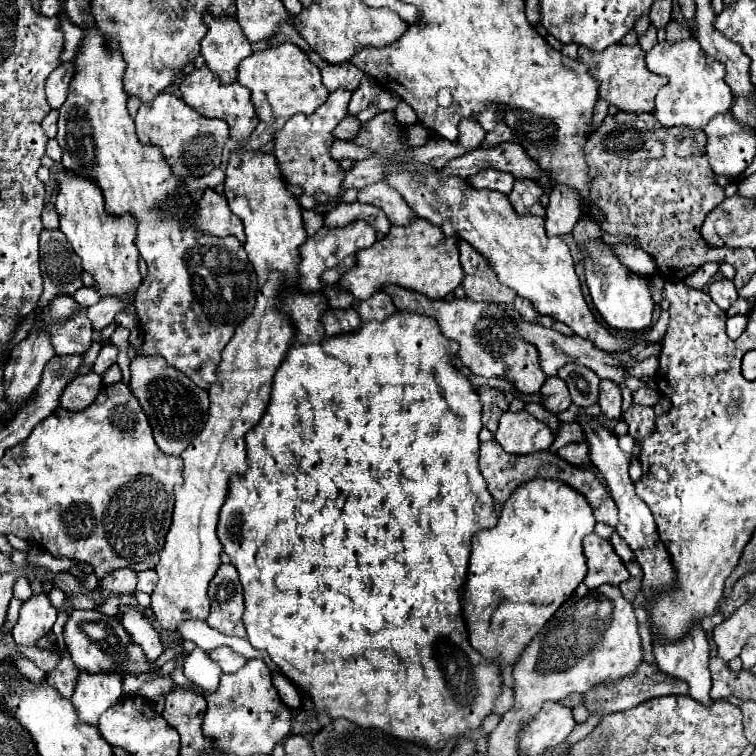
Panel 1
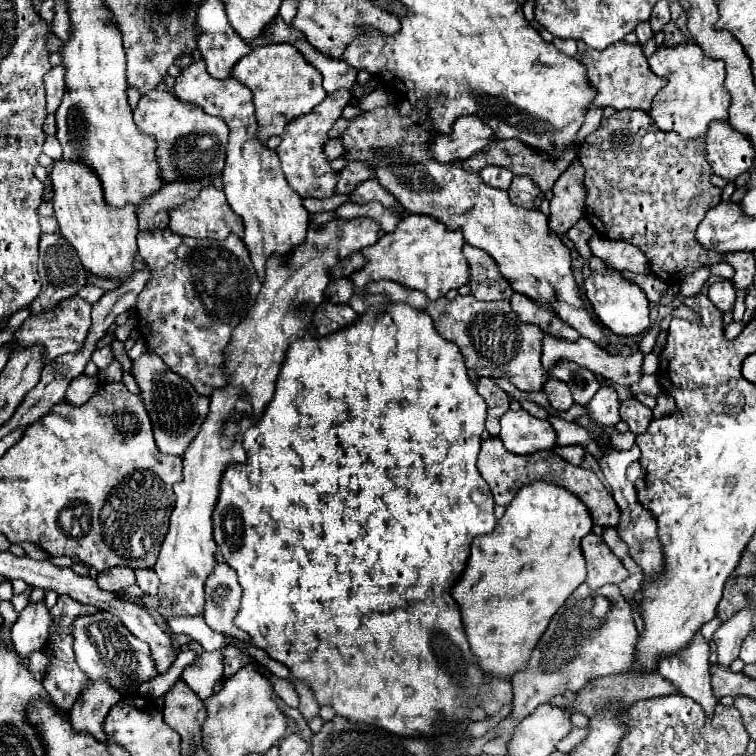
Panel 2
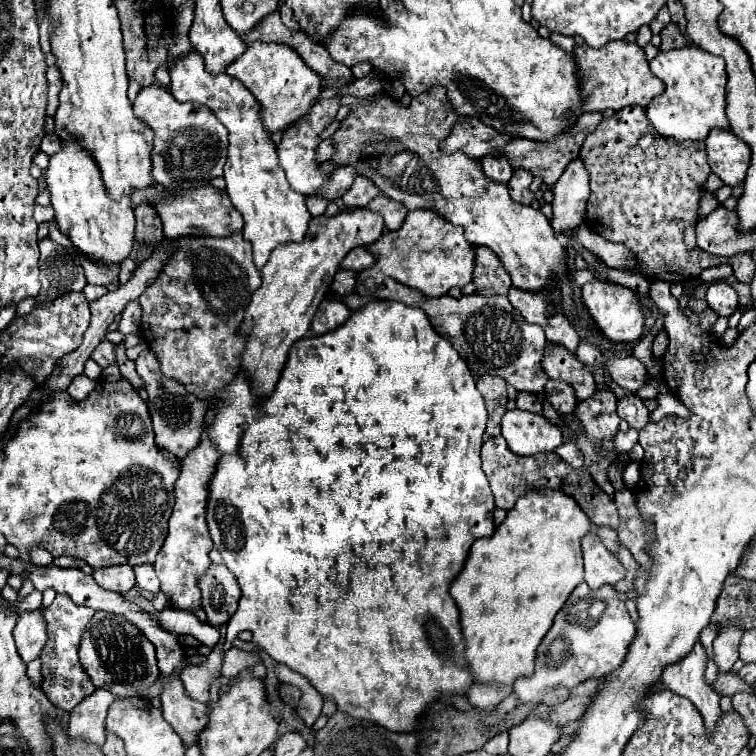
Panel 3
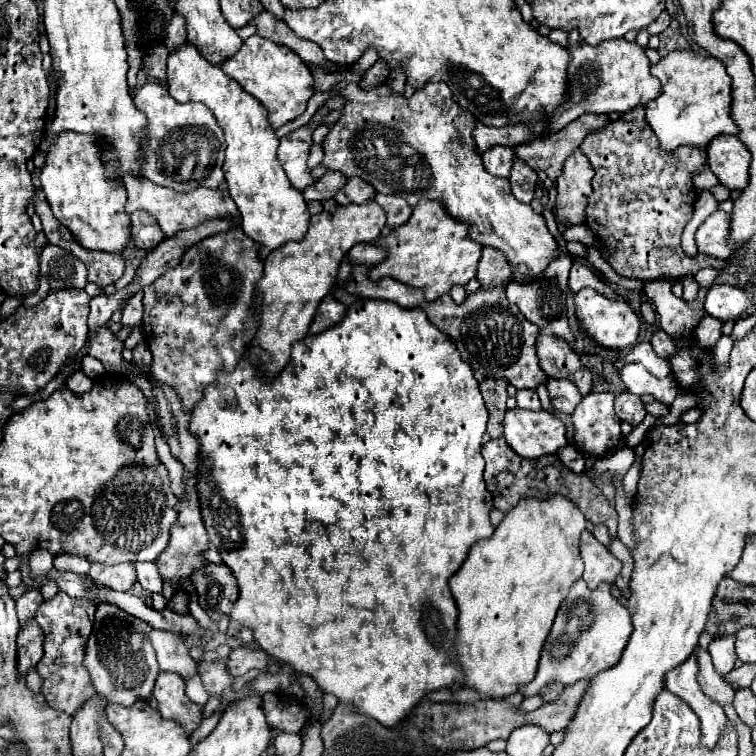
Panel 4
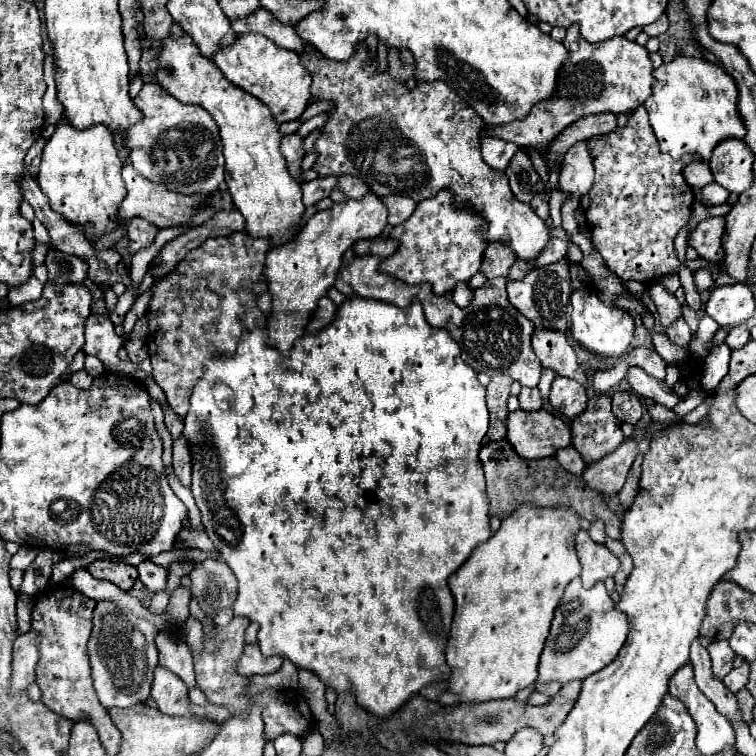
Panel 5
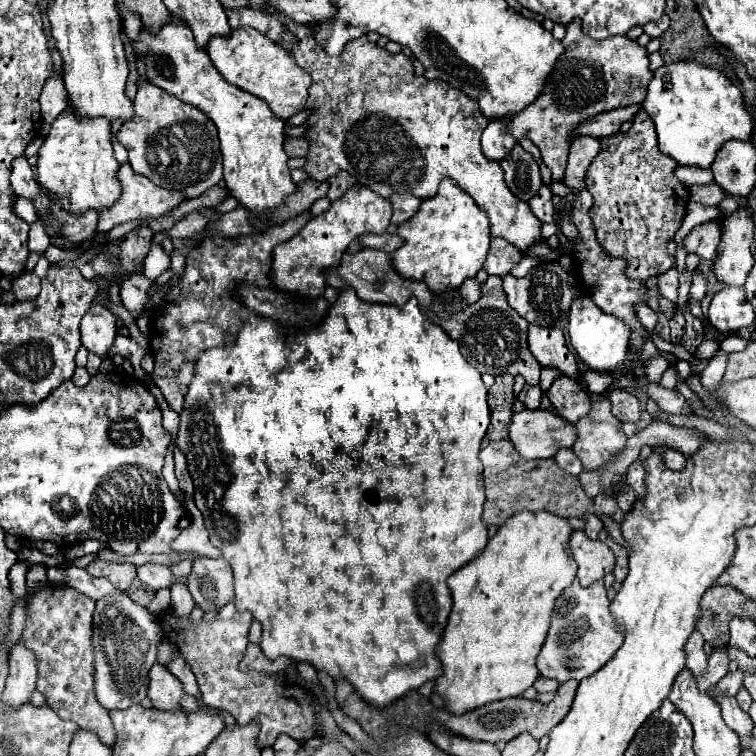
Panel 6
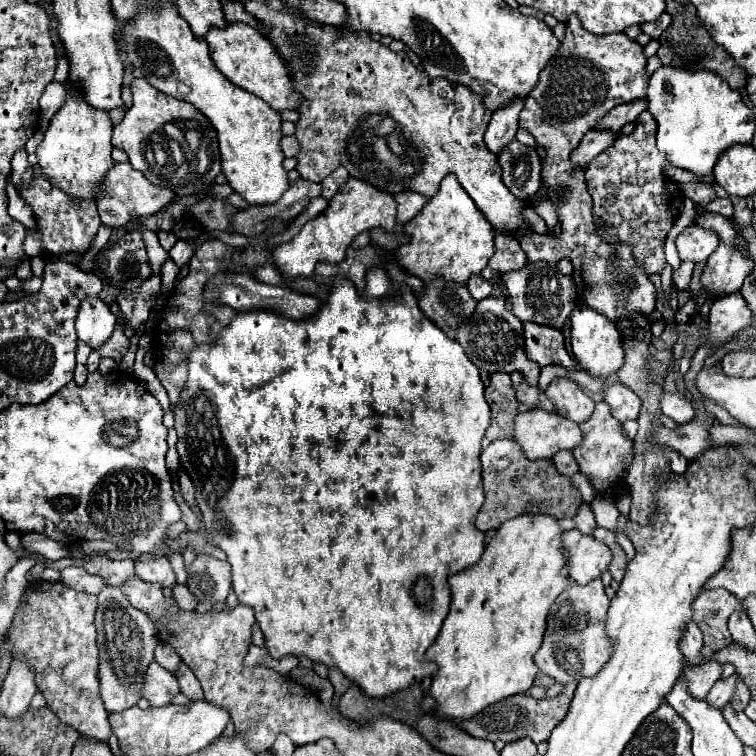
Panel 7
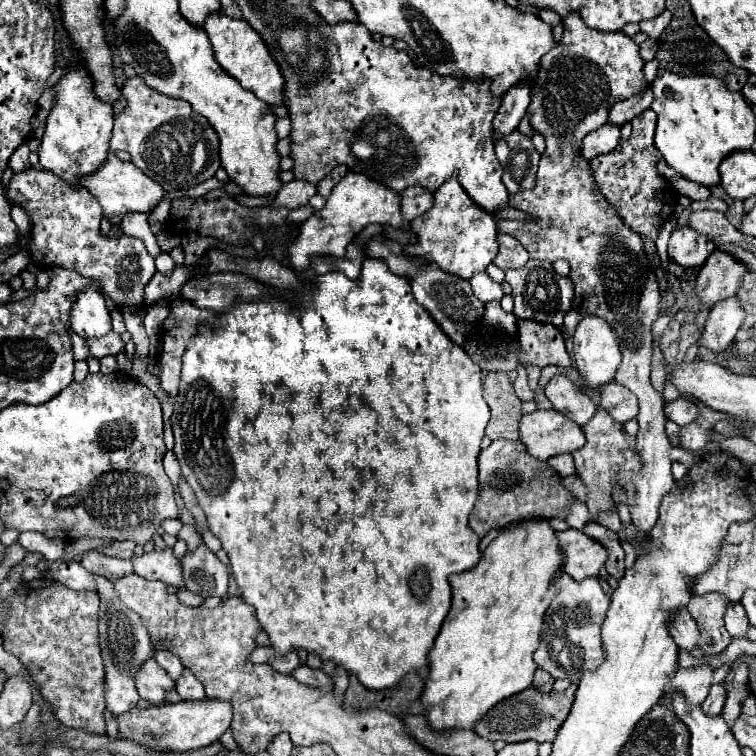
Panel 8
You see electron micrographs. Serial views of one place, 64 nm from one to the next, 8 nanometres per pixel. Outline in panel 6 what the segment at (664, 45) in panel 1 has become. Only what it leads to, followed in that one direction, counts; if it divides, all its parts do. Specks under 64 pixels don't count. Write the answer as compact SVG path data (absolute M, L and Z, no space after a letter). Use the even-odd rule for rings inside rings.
M676 62L676 64L660 66L654 72L654 78L648 84L648 96L646 96L642 106L656 124L660 152L674 158L680 166L710 168L714 158L716 158L716 152L728 140L744 140L744 142L748 142L752 138L754 120L752 120L752 114L744 106L742 90L738 86L734 86L722 72L716 72L714 68L704 68L702 64Z

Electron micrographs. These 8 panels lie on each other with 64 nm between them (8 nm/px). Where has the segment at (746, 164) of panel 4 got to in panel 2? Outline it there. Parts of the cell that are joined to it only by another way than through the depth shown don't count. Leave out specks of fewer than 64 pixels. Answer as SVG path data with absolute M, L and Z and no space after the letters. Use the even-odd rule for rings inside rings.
M712 124L706 136L706 156L712 172L726 182L734 182L738 176L750 170L754 160L752 142L730 128L730 124Z

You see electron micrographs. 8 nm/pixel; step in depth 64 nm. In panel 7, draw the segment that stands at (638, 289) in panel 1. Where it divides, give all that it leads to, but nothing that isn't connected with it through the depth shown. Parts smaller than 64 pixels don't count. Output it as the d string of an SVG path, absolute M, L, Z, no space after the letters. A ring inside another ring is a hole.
M584 304L576 306L572 310L572 352L582 370L586 370L592 378L608 378L614 372L620 370L620 364L624 360L622 352L622 340L616 330L616 326L606 318L600 316L598 312L592 312L592 308L584 308ZM604 340L604 342L602 342ZM606 350L606 352L604 352Z

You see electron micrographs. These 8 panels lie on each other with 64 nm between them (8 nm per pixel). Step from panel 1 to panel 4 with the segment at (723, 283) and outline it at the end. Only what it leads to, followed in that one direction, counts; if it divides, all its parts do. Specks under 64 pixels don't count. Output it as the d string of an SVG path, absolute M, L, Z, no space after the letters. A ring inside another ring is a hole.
M730 284L712 286L706 294L706 304L704 304L706 312L718 318L720 322L744 318L748 306L750 306L748 294L742 288Z

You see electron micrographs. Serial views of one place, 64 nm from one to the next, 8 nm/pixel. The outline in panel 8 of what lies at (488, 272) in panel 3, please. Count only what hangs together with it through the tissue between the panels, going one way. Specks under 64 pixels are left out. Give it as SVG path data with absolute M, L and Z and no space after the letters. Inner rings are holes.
M498 234L498 242L500 242L500 252L494 260L494 264L502 270L508 268L522 268L526 266L526 262L530 260L528 250L510 234Z

